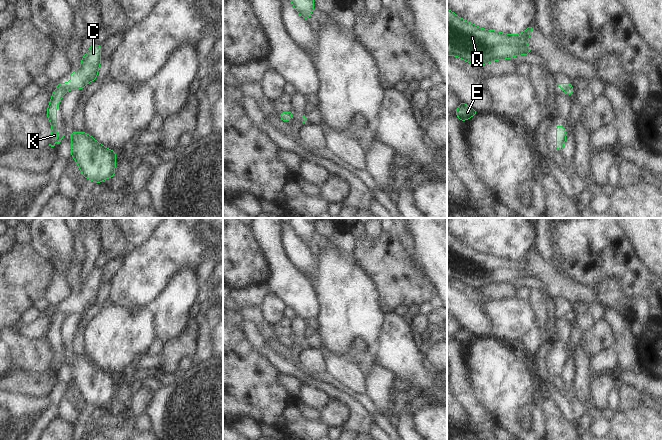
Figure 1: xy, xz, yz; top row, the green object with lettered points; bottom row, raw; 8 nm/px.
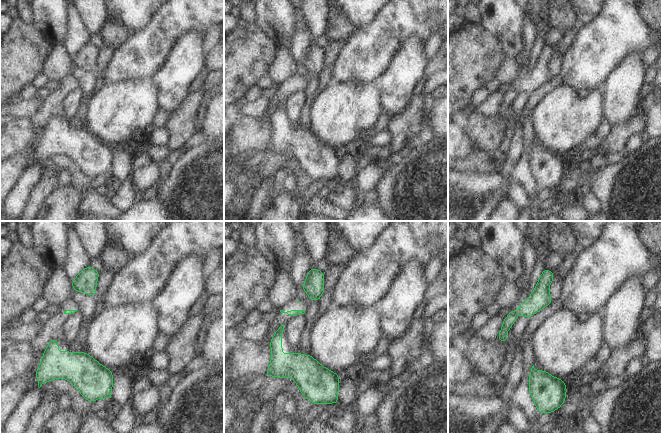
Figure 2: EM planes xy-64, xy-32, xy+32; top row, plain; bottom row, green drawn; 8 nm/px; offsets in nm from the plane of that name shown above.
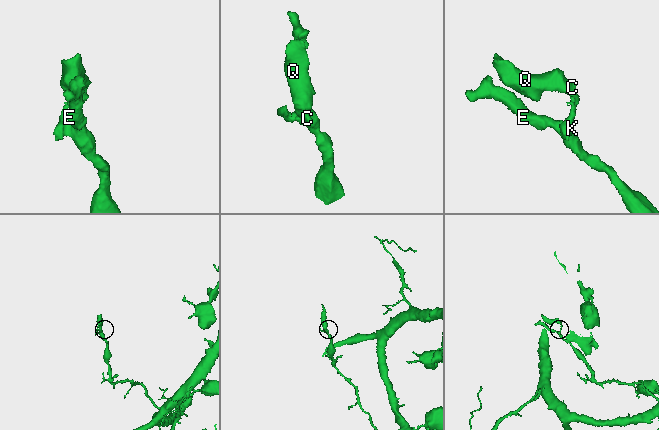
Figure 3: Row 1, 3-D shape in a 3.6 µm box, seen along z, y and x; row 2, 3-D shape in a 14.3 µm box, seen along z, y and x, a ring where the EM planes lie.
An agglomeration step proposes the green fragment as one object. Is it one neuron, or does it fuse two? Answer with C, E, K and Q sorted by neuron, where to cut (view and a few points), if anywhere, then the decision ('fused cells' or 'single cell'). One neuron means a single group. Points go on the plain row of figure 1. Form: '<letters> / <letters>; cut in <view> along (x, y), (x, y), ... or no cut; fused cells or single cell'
C Q / E K; cut in xy along (57, 312), (66, 315); fused cells

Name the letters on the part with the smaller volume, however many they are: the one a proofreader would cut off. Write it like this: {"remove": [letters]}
{"remove": ["C", "Q"]}

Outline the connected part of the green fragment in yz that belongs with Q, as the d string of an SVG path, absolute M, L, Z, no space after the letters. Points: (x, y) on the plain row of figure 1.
M447 232L447 279L460 281L477 291L501 283L532 277L527 271L533 248L521 258L482 253Z

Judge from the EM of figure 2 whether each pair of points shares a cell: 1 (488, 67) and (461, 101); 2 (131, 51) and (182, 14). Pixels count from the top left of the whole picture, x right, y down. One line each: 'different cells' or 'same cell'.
1: same cell
2: same cell

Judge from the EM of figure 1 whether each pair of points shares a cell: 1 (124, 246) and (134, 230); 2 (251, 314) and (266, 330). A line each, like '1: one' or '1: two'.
1: two
2: one

